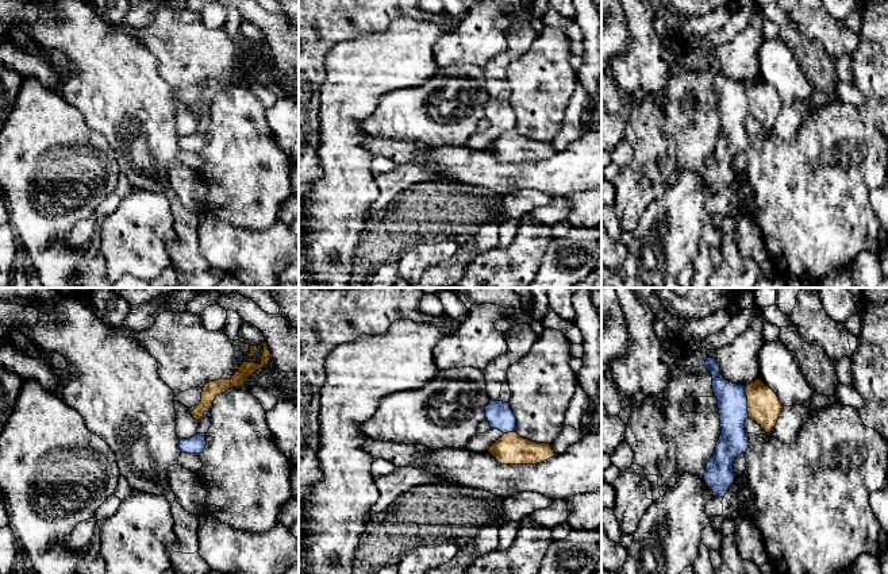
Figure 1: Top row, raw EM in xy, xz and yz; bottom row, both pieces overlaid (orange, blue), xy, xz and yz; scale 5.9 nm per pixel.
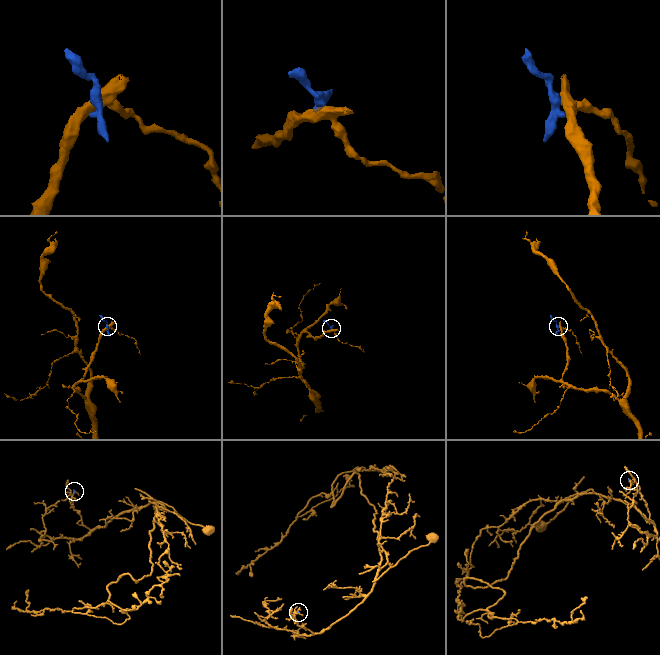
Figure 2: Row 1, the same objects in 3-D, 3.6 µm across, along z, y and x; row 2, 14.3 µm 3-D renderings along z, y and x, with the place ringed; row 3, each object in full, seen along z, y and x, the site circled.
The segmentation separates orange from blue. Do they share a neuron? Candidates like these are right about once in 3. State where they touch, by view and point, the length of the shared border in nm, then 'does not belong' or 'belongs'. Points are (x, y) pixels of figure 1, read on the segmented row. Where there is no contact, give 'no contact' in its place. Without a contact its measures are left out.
contact yz (748, 401); length 190 nm; does not belong

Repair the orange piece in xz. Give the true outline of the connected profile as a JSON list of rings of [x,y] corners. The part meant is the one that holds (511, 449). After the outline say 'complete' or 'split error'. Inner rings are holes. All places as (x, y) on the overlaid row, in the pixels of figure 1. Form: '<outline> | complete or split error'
[[[515,431],[499,438],[488,452],[501,465],[537,465],[557,455],[550,444],[531,442]]] | complete

